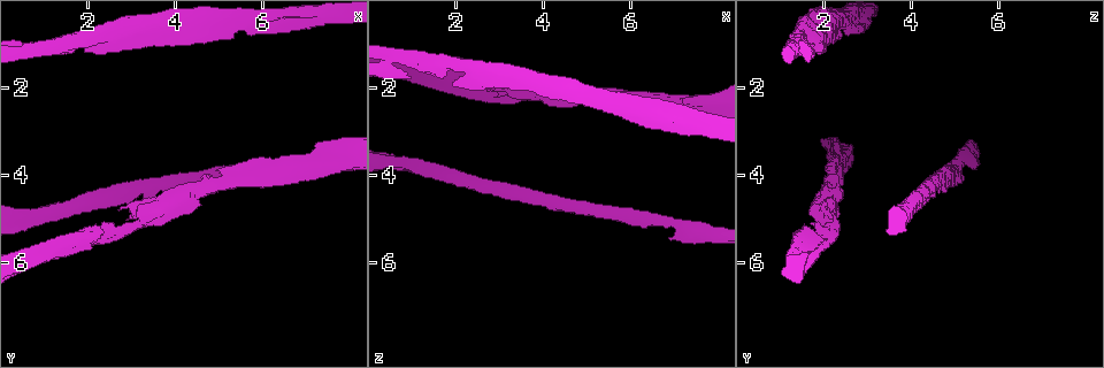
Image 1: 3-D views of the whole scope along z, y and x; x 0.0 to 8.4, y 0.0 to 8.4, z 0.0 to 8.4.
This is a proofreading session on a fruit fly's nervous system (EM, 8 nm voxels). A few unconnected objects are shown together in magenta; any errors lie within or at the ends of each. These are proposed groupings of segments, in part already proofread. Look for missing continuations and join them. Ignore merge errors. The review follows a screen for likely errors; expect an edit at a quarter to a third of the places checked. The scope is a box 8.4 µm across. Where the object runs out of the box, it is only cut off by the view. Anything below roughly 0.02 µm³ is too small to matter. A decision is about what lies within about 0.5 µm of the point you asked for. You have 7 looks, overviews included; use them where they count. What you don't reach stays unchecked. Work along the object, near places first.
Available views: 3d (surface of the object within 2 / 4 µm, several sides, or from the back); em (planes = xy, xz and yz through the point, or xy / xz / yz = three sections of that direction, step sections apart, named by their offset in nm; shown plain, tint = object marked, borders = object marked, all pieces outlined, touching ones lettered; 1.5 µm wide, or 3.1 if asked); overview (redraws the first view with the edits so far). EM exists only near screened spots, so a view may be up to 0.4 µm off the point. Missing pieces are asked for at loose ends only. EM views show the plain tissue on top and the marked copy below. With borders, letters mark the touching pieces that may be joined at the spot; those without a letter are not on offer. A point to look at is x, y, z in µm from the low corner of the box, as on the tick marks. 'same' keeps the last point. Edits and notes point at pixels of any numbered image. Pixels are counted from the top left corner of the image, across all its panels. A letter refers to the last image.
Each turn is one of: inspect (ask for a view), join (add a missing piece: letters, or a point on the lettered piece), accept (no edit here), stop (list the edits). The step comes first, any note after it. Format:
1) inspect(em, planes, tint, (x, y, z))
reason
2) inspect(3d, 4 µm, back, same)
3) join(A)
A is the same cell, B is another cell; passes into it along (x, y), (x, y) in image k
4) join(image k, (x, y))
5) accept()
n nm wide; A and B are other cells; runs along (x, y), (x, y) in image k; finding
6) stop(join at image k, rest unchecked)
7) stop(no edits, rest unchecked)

inspect(3d, 2 µm, (2.75, 1.25, 1.90))
branch stops here

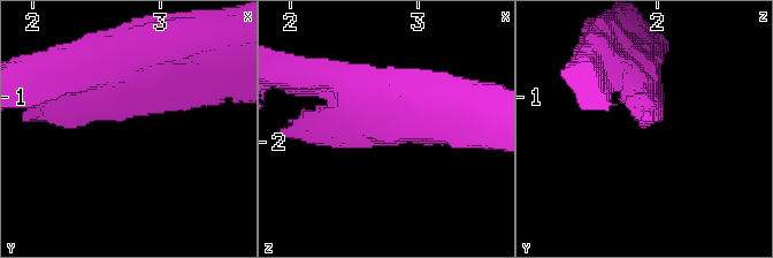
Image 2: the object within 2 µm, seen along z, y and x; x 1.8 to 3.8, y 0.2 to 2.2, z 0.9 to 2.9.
inspect(em, planes, borders, (2.70, 1.16, 1.94))
now the EM

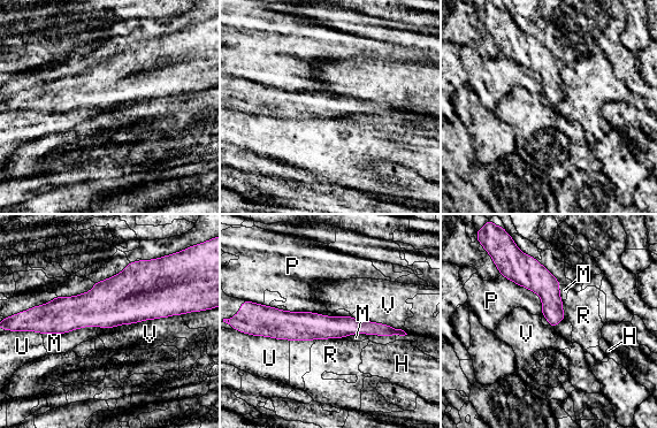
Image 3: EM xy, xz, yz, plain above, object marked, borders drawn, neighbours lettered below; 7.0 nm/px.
accept()
140 nm wide; H, M, P, R, U and V are other cells; runs along (261, 325), (368, 327), (398, 331) in image 3; none of them fits

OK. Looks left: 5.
inspect(3d, 4 µm, (6.05, 0.70, 2.80))
an open end

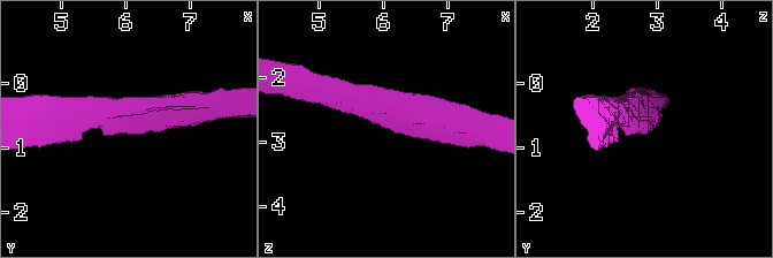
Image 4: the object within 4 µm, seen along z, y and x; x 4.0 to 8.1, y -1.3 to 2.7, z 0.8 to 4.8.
inspect(em, planes, borders, (6.05, 0.70, 2.80))

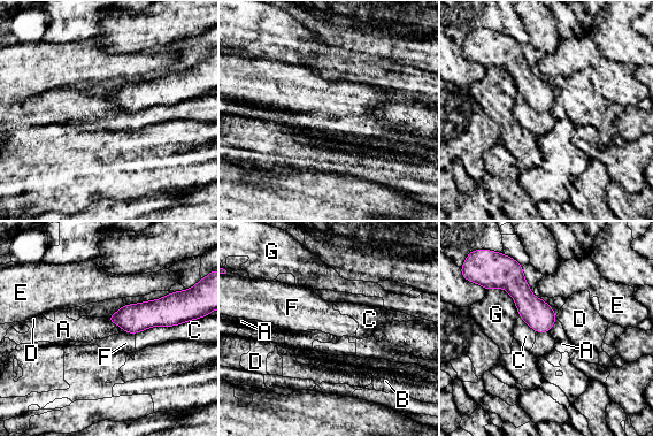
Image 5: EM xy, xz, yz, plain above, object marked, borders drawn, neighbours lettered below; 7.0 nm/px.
accept()
A, B, C, D, E, F and G are other cells; border along (106, 318), (127, 331) in image 5; no lettered piece goes on from it

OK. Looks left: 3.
inspect(em, planes, borders, (5.95, 4.15, 5.15))

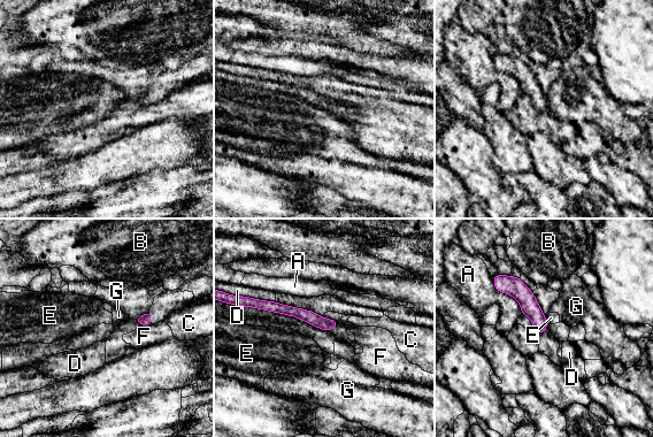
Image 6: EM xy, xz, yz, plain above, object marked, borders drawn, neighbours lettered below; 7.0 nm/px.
accept()
A, B, C, D, E, F and G are other cells; border along (544, 315), (547, 323) in image 6; none of them fits

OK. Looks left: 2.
stop(no edits, rest unchecked)

